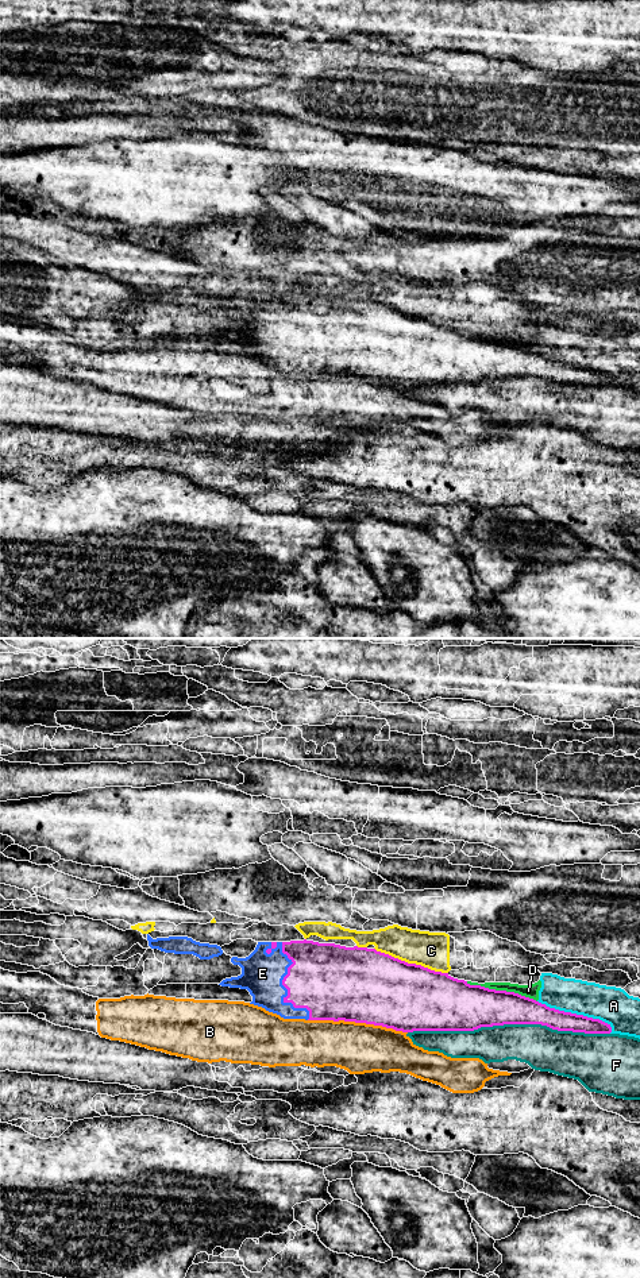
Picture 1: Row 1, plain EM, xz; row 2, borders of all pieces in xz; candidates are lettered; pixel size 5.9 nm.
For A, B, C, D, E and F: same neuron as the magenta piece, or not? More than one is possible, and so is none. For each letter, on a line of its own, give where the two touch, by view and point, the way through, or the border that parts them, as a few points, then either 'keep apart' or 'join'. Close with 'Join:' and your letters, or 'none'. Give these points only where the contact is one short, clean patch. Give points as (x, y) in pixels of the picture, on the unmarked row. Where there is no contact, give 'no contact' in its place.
A: contact xz (575, 366); keep apart
B: contact xz (358, 374); keep apart
C: contact xz (411, 316); keep apart
D: contact xz (501, 343); keep apart
E: contact xz (285, 339); join
F: contact xz (509, 375); keep apart
Join: E

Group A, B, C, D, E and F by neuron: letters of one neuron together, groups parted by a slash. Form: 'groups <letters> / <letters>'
groups A D / B / C / E / F

